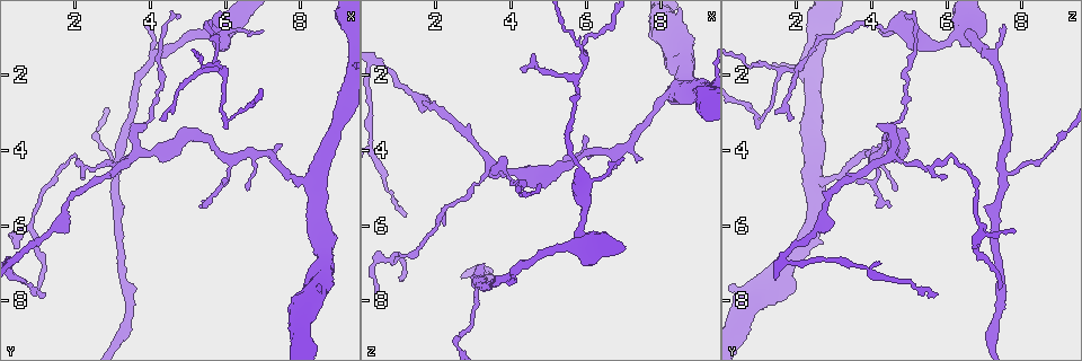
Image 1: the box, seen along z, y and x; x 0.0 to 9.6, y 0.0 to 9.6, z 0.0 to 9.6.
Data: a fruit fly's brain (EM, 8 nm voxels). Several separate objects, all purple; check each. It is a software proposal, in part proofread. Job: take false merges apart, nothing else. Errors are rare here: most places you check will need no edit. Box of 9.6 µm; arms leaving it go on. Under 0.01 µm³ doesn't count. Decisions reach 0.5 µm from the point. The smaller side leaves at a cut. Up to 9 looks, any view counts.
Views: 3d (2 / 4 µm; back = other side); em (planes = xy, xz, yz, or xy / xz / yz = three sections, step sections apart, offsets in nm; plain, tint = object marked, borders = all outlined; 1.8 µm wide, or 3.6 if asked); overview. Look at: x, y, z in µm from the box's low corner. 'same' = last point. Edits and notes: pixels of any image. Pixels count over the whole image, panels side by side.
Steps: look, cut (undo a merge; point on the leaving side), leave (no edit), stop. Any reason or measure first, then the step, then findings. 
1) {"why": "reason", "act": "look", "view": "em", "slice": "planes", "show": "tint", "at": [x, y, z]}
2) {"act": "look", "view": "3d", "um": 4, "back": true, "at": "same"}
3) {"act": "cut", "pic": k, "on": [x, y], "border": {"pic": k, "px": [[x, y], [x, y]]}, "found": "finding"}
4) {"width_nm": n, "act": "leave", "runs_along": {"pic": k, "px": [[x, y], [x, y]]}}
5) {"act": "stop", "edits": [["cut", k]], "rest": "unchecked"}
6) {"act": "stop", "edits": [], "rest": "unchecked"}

{"why": "abrupt turn", "act": "look", "view": "3d", "um": 2, "at": [6.00, 3.25, 1.05]}

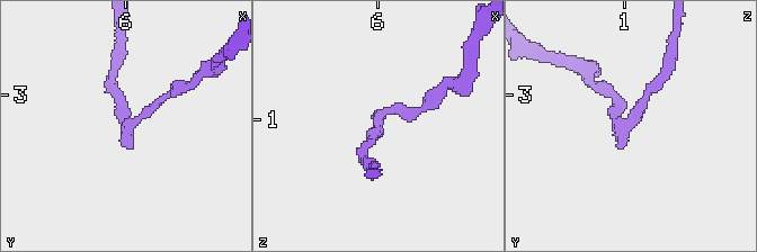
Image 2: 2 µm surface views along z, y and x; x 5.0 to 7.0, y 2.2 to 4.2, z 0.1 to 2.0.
{"why": "now the EM", "act": "look", "view": "em", "slice": "yz", "step": 16, "show": "tint", "at": [5.98, 3.20, 1.06]}

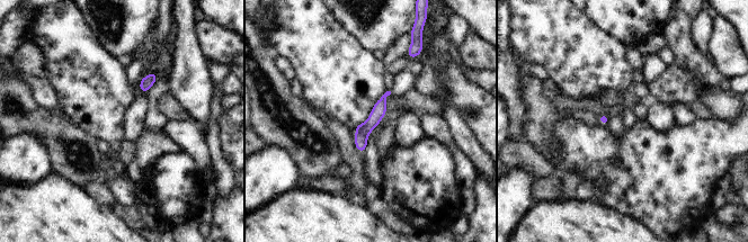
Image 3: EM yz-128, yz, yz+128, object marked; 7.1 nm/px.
{"act": "look", "view": "em", "slice": "planes", "show": "borders", "at": "same"}

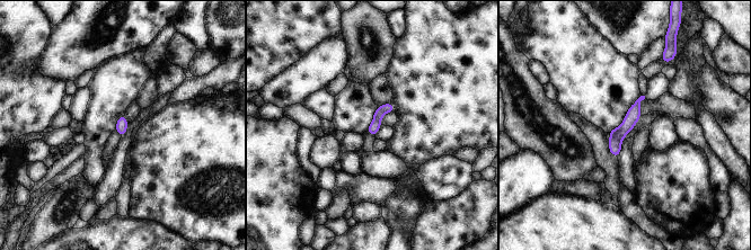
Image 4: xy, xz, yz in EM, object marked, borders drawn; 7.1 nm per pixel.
{"width_nm": 80, "act": "leave", "runs_along": {"pic": 4, "px": [[637, 104], [615, 140], [615, 153]]}, "found": "all the same neuron"}

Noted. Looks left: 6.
{"why": "small branch off a trunk", "act": "look", "view": "em", "slice": "planes", "show": "tint", "at": [3.50, 4.15, 4.40]}

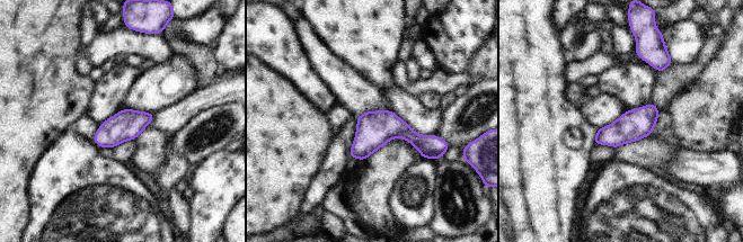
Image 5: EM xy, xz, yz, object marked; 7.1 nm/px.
{"width_nm": 220, "act": "leave", "found": "all the same neuron"}

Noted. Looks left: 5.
{"act": "look", "view": "em", "slice": "planes", "show": "tint", "at": [6.30, 4.20, 4.05]}

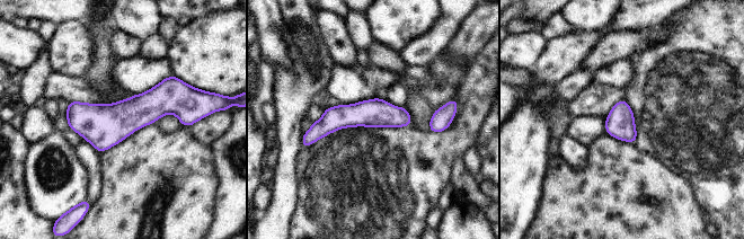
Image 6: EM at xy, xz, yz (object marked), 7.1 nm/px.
{"act": "leave", "runs_along": {"pic": 6, "px": [[69, 111], [188, 113]]}, "found": "all the same neuron"}

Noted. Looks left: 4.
{"why": "three-way junction", "act": "look", "view": "3d", "um": 4, "back": true, "at": [5.65, 0.90, 6.60]}

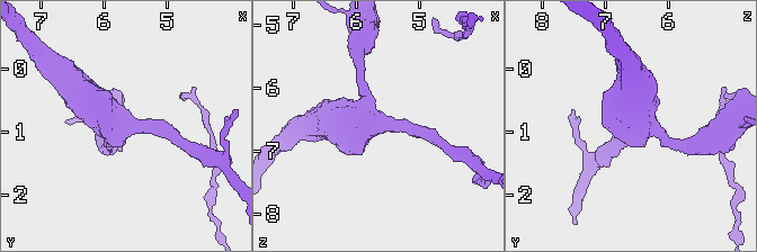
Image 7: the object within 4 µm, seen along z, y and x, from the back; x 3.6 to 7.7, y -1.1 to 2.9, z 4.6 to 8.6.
{"arms": 3, "arm_widths_nm": [190, 220, 500], "act": "look", "view": "em", "slice": "xz", "step": 16, "show": "tint", "at": [5.55, 0.90, 6.50]}

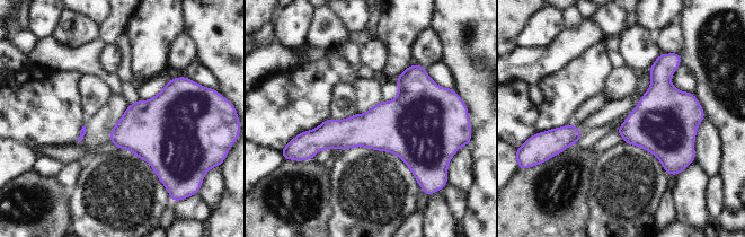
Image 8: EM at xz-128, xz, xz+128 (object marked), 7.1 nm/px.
{"act": "leave", "found": "all the same neuron"}

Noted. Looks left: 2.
{"act": "stop", "edits": [], "rest": "unchecked"}

